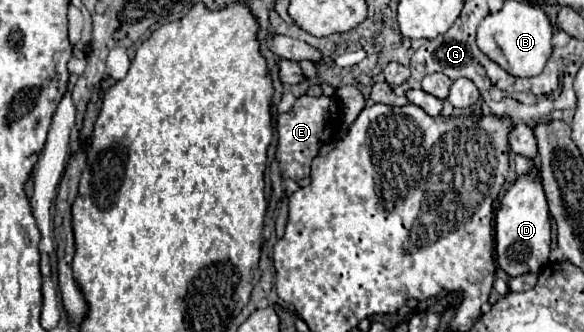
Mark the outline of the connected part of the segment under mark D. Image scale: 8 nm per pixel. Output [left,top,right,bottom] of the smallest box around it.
[496,177,550,277]

